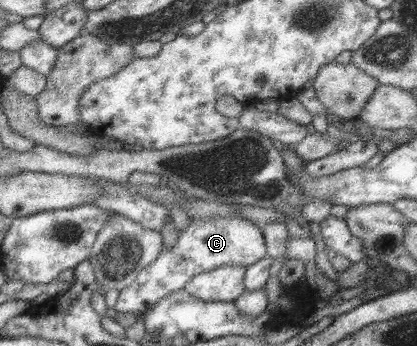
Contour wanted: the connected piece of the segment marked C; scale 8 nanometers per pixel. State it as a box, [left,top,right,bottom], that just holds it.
[114,217,266,315]

